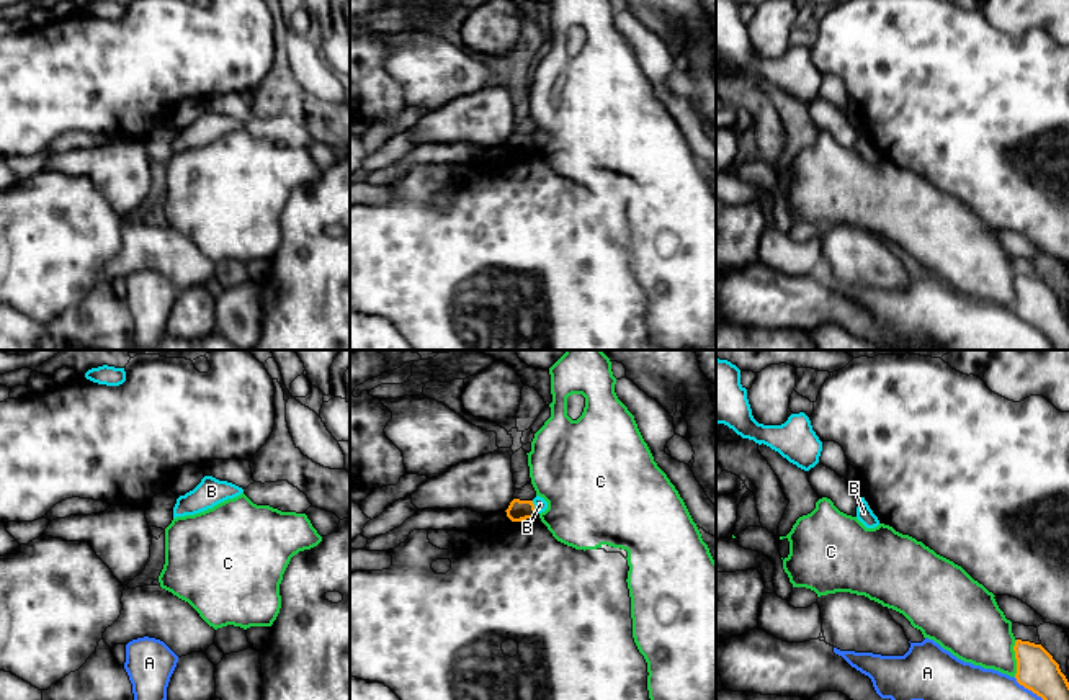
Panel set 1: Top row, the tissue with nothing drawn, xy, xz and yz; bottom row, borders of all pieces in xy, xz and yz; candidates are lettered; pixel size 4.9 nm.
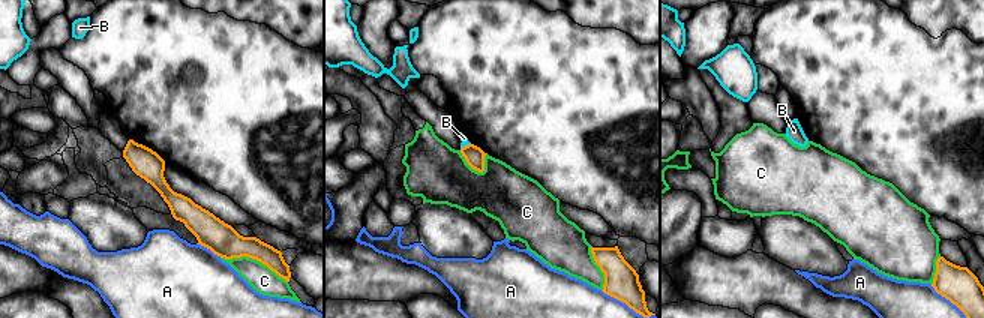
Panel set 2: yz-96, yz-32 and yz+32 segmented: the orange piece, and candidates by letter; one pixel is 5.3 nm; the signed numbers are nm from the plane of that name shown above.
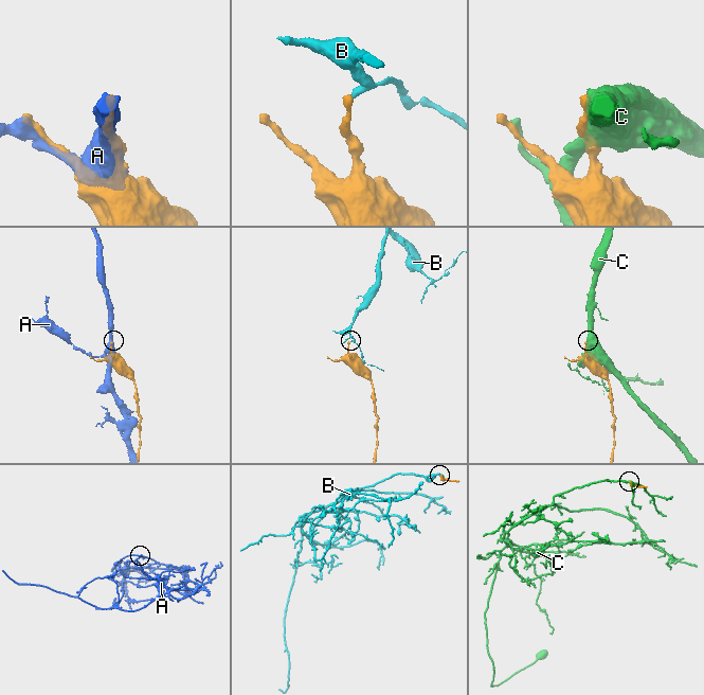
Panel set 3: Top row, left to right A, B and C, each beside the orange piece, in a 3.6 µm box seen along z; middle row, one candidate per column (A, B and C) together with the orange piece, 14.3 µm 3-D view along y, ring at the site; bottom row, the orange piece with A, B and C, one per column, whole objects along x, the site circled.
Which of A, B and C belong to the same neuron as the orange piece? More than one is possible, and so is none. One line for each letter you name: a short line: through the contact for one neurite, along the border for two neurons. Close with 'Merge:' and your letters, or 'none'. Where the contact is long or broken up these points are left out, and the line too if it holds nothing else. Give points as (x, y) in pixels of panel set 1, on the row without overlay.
Merge: none

